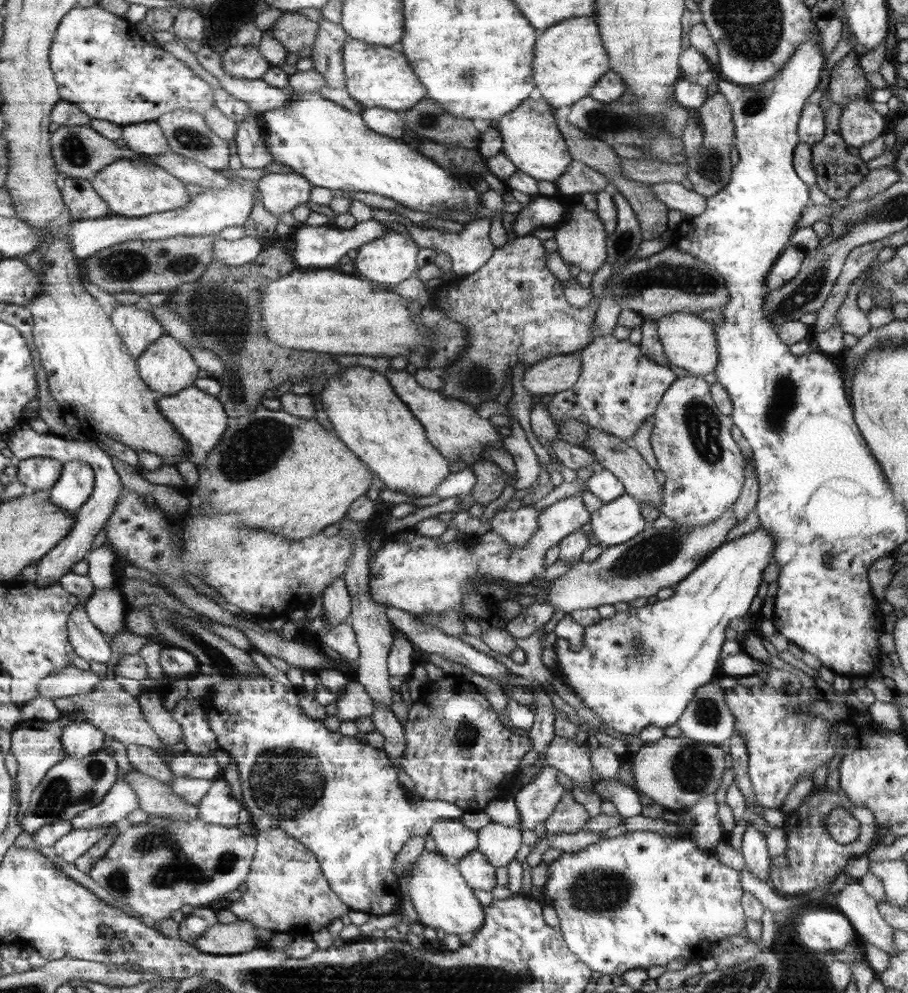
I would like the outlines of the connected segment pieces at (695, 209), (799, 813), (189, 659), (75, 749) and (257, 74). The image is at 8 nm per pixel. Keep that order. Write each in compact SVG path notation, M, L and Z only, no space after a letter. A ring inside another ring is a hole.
M655 183L650 188L669 209L680 211L687 217L700 216L705 211L707 198L694 190L686 190L680 183Z
M827 783L824 787L812 789L811 793L804 797L800 807L792 813L786 813L786 816L783 829L786 831L788 841L788 848L785 852L787 866L783 868L773 866L770 883L771 888L784 898L810 894L812 891L830 886L836 874L842 873L842 868L845 868L848 860L854 859L866 851L870 852L875 847L874 838L880 829L874 812L852 804L841 788L838 789L838 792L830 791ZM838 806L848 810L860 822L860 833L857 839L849 844L836 842L824 821L828 814Z
M162 646L159 657L162 671L174 680L190 677L190 674L198 672L201 666L195 656L172 646Z
M71 722L63 727L62 741L67 756L84 758L98 752L104 746L105 732L95 725L85 722Z
M234 45L221 56L222 68L234 78L263 79L271 68L271 64L260 55L258 46Z

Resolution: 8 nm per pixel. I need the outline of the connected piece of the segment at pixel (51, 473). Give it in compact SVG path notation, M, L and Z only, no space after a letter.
M28 458L18 462L18 477L28 491L51 490L59 482L63 465L52 458Z

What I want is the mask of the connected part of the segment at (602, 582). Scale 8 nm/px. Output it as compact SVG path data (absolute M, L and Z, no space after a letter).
M734 505L720 515L714 523L706 527L682 527L679 528L654 528L648 525L635 539L627 540L616 546L603 547L602 554L592 562L578 562L564 576L552 581L550 592L547 593L548 601L536 601L530 607L523 607L522 614L506 621L506 630L515 638L528 638L534 631L540 630L553 616L554 606L564 610L565 614L573 610L584 610L587 608L597 608L602 604L614 605L617 602L627 602L635 604L645 602L649 596L656 595L660 588L670 588L682 583L691 572L704 562L704 559L711 554L715 548L724 544L724 539L730 530L738 525L738 519L733 513Z

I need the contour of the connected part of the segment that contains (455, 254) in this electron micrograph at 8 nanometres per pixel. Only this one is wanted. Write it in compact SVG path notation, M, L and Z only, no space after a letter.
M487 217L473 219L461 226L456 232L441 231L438 229L426 229L412 221L406 228L408 234L420 245L420 248L432 248L438 252L447 254L452 259L452 271L457 277L465 277L479 271L495 252L495 247L488 237L491 220Z

